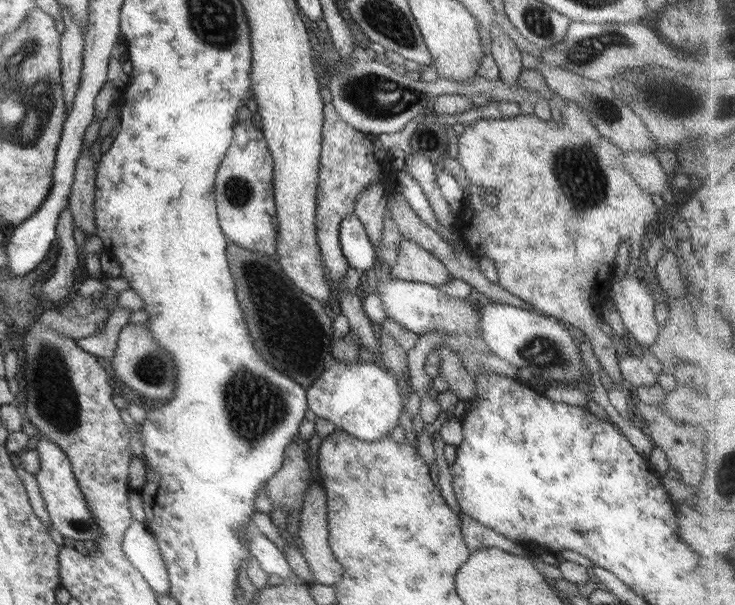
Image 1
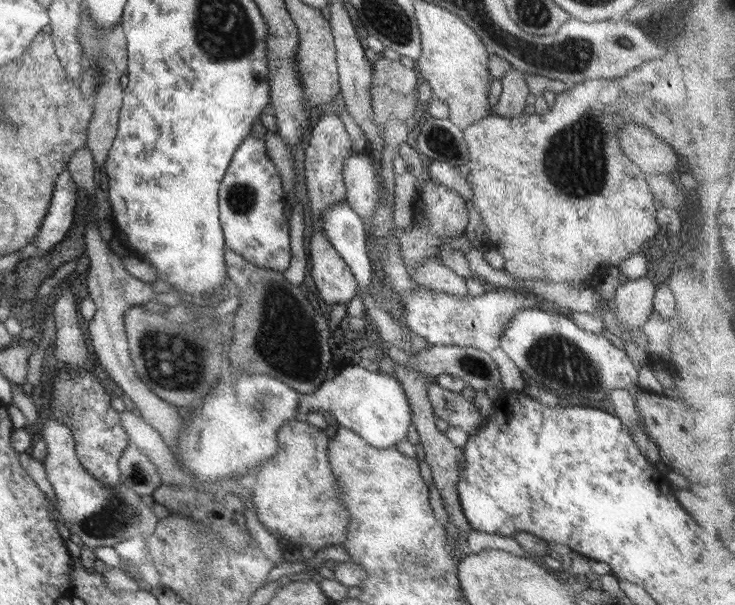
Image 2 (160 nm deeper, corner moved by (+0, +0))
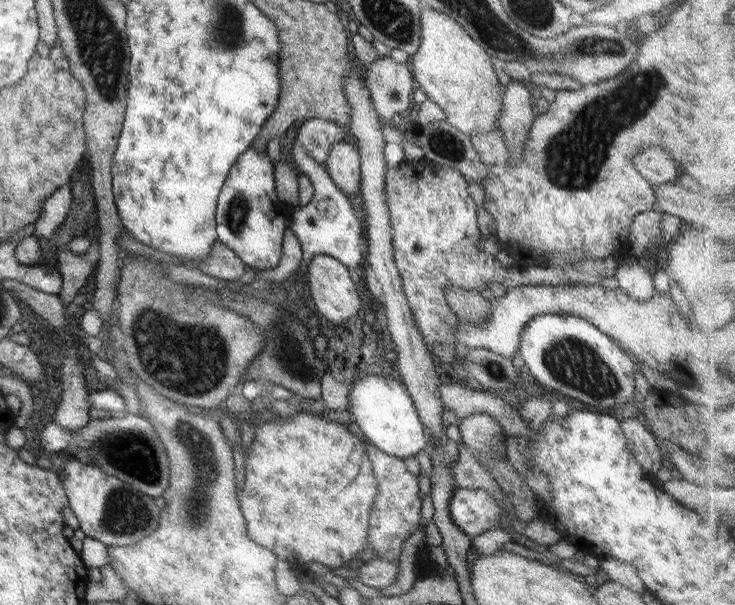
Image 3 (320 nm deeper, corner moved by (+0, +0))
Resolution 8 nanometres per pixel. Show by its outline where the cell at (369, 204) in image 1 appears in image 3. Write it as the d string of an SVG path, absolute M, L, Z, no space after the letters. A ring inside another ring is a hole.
M349 141L334 142L327 151L324 168L334 185L344 194L355 194L360 188L360 158Z

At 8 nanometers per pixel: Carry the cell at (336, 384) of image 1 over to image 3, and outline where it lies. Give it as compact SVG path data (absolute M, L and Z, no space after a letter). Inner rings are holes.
M365 376L351 384L348 403L355 424L363 436L381 452L400 458L415 457L419 450L426 450L430 438L424 433L423 425L417 416L409 393L404 386L389 376Z

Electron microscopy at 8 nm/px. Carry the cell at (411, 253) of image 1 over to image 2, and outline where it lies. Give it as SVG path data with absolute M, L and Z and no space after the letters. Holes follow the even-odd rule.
M435 257L417 264L411 281L419 288L435 292L461 297L468 294L464 280L443 266L441 260Z

